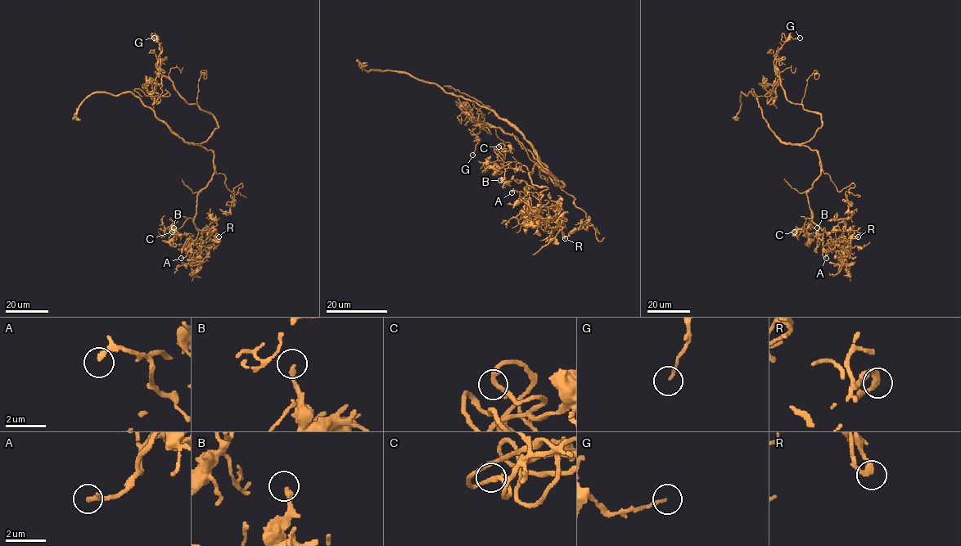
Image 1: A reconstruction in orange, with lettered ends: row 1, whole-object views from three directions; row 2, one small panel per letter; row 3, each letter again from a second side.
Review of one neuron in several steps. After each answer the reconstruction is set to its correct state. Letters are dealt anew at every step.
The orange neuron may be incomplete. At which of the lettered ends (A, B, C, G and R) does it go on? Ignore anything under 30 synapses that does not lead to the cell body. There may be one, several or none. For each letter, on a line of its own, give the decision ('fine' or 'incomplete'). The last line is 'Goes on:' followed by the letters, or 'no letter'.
A: incomplete
B: fine
C: fine
G: fine
R: incomplete
Goes on: A, R

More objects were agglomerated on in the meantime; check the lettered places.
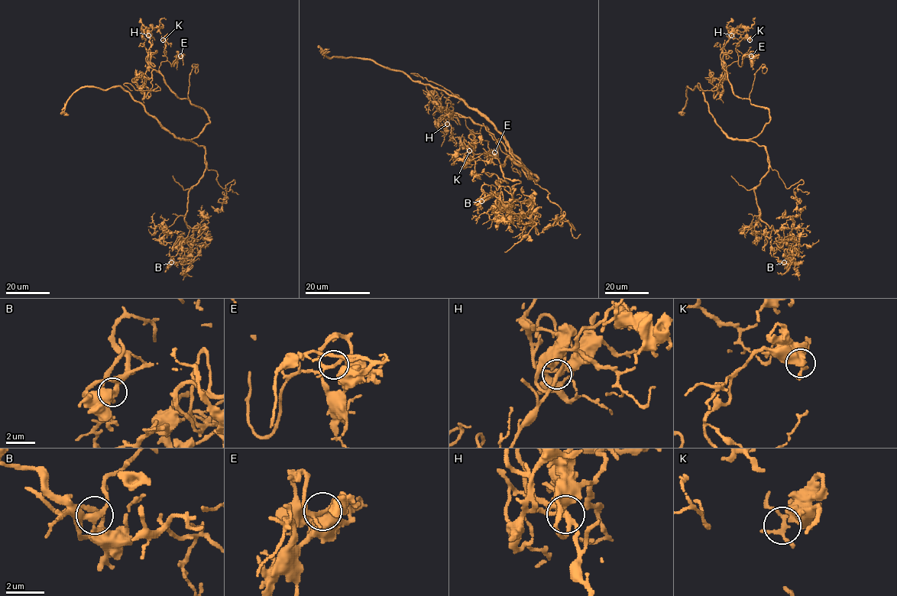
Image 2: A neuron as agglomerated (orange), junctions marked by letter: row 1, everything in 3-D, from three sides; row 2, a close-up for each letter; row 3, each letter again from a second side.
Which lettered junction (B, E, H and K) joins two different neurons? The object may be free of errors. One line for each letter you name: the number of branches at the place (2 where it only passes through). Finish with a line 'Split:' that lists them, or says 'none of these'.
Split: none of these

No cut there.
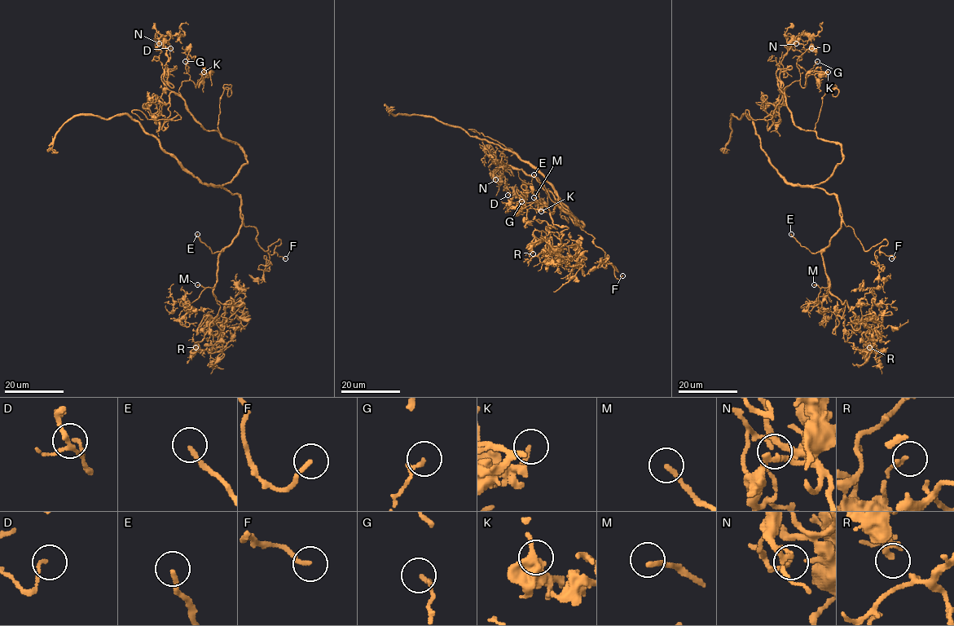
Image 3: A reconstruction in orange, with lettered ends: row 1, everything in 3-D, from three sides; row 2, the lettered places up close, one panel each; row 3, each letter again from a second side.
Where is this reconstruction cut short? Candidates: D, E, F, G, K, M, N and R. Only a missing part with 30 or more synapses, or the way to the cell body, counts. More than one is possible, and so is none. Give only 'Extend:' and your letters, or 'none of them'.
Extend: E, F, M

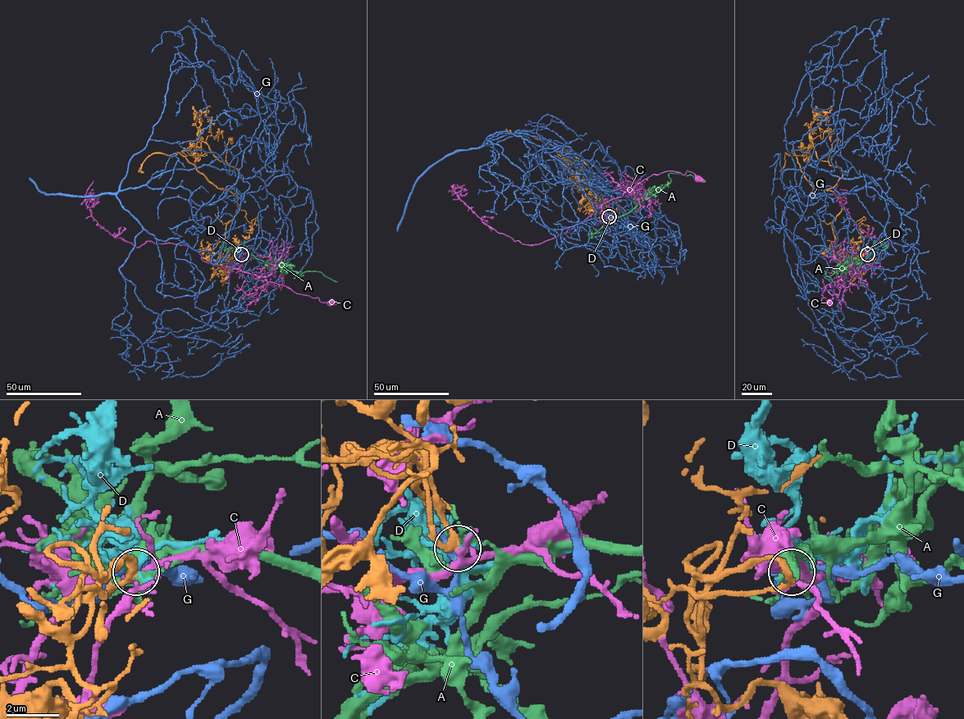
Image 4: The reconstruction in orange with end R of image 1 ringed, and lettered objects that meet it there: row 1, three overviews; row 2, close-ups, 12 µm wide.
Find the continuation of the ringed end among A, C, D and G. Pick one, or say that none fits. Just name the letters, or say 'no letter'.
D

